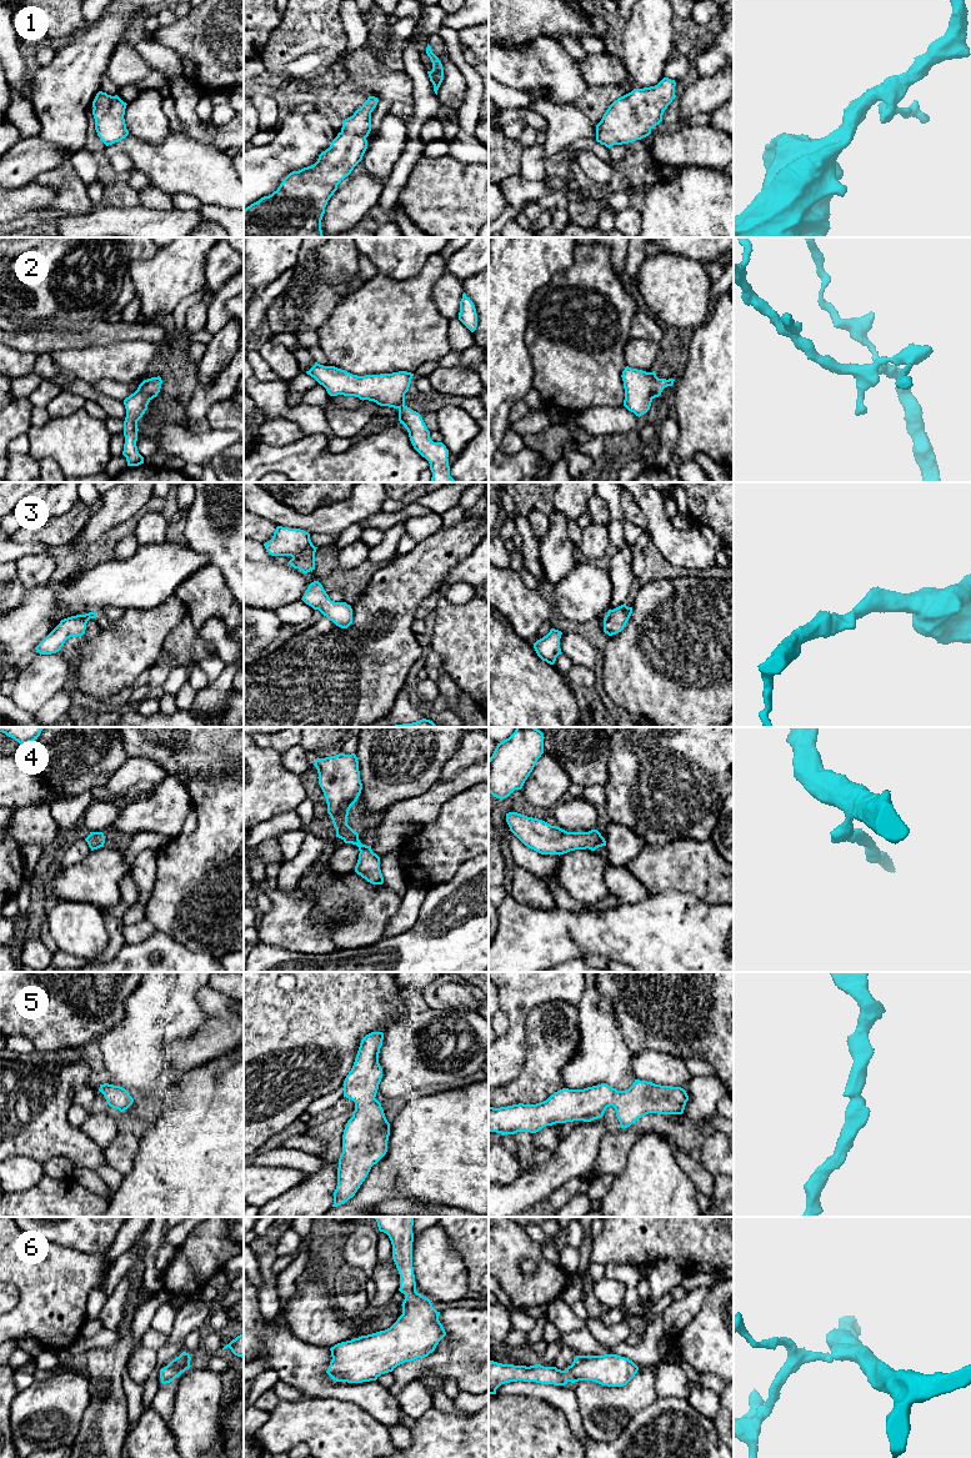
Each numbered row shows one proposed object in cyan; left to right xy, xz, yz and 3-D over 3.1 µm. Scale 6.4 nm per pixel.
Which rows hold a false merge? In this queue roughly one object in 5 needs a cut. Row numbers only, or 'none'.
none

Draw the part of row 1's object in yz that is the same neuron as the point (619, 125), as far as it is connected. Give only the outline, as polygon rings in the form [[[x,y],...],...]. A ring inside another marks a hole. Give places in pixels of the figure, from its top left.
[[[664,77],[655,86],[634,89],[615,100],[596,125],[596,141],[610,149],[649,136],[676,97],[675,86],[675,80]]]

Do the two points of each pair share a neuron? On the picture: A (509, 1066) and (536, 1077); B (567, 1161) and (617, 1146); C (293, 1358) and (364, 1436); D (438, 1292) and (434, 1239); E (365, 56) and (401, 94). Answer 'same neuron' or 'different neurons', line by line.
A: different neurons
B: different neurons
C: different neurons
D: same neuron
E: same neuron

